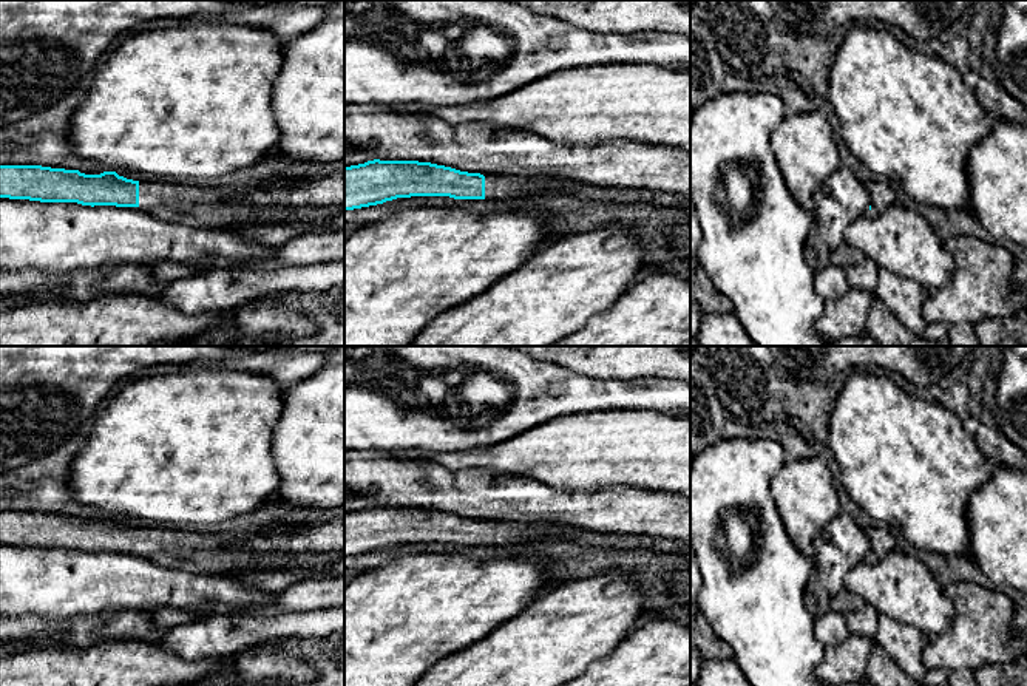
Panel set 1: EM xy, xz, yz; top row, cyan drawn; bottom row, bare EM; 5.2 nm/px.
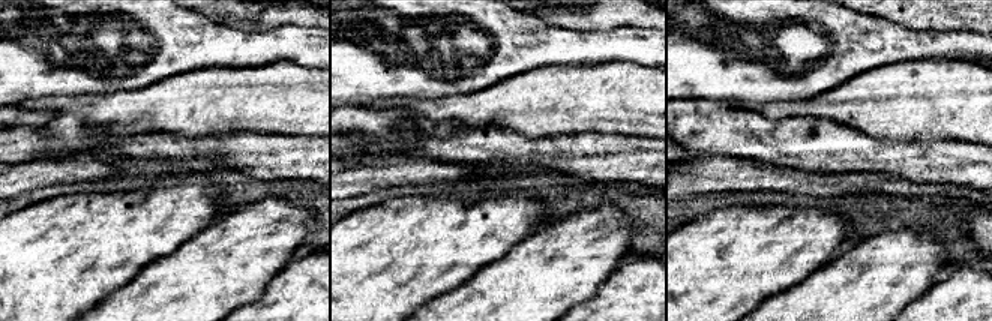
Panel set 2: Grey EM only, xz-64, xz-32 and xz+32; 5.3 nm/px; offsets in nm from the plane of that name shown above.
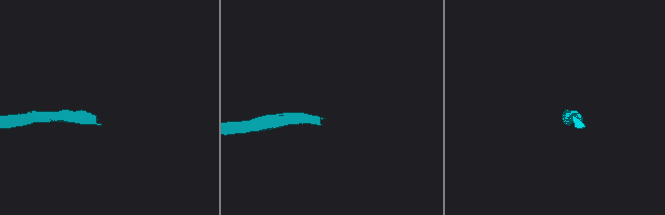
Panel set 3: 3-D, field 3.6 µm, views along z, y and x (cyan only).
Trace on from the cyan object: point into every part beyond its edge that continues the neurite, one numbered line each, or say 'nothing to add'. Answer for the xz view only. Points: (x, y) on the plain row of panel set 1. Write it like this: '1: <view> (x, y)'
1: xz (499, 533)

